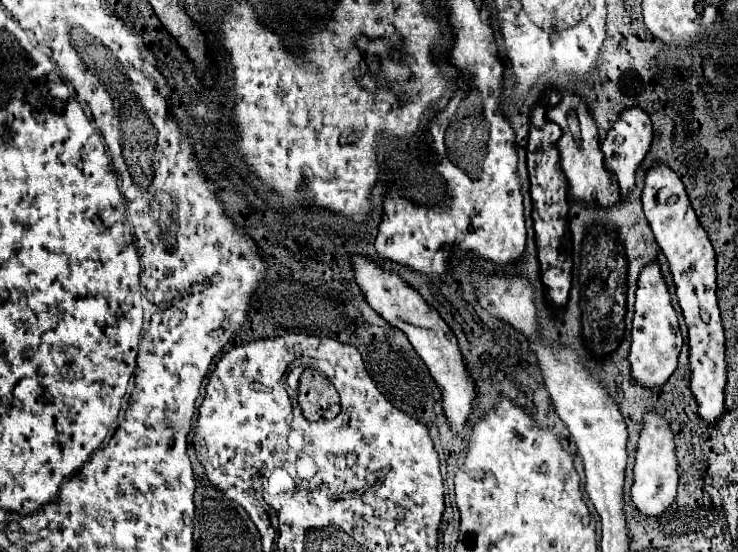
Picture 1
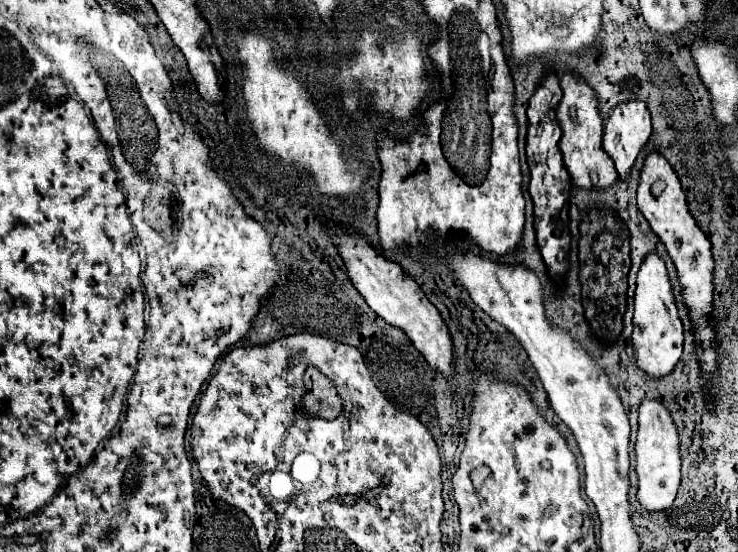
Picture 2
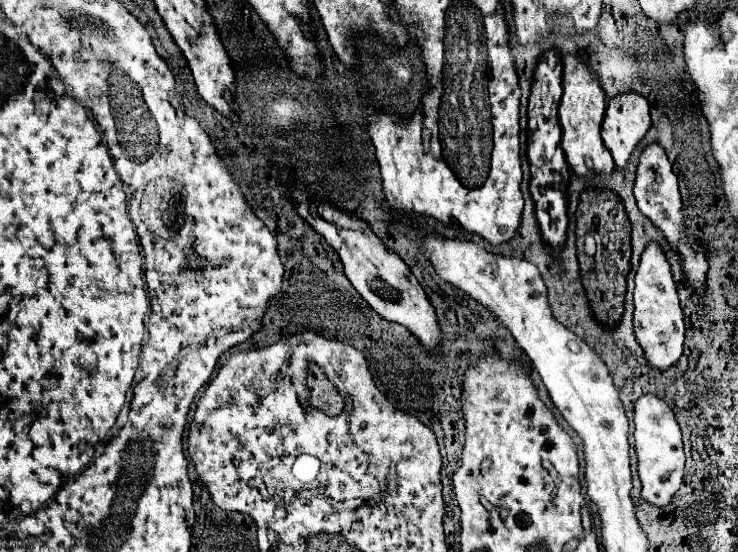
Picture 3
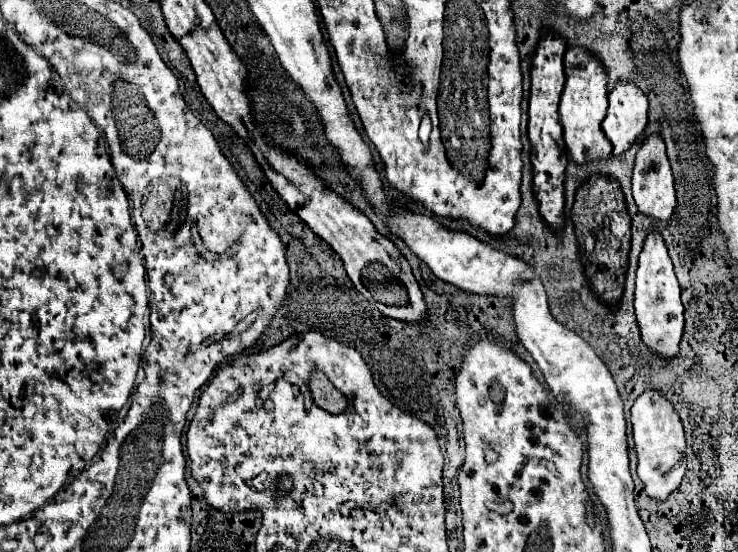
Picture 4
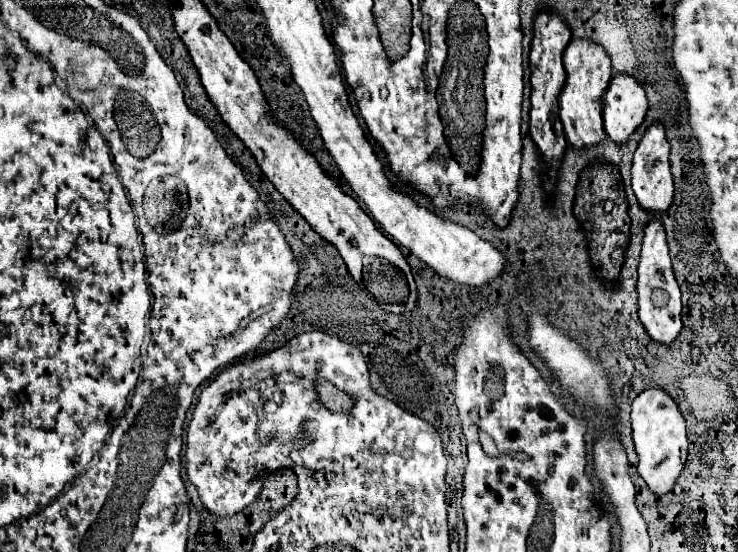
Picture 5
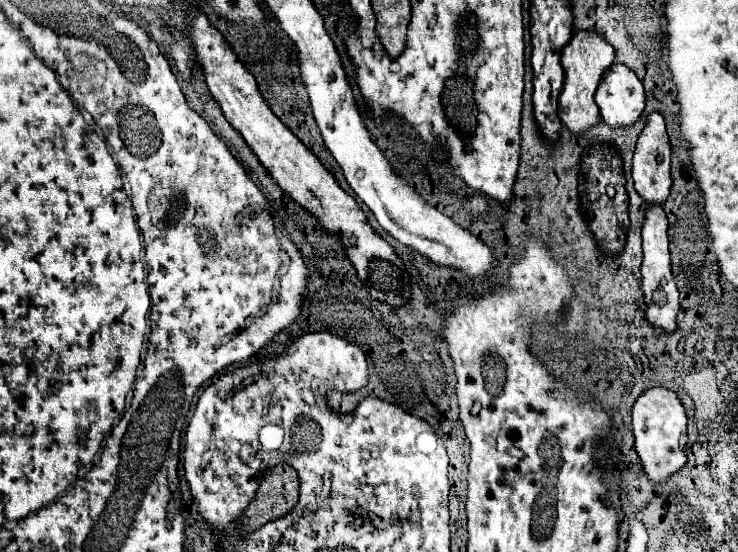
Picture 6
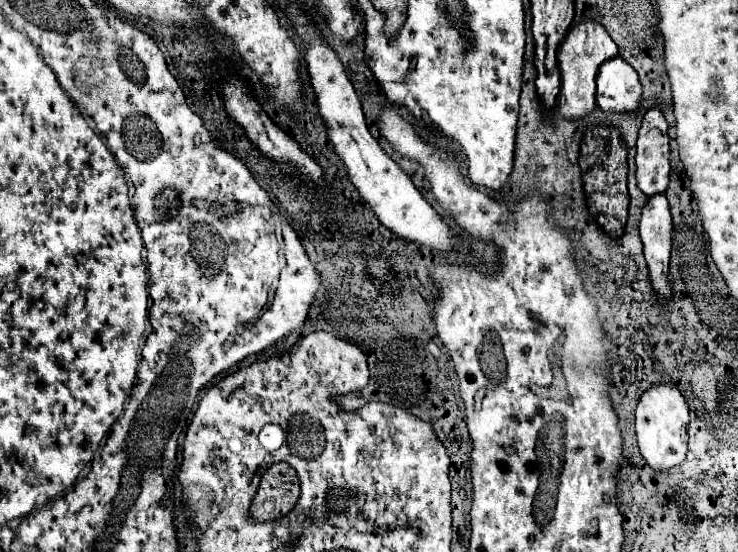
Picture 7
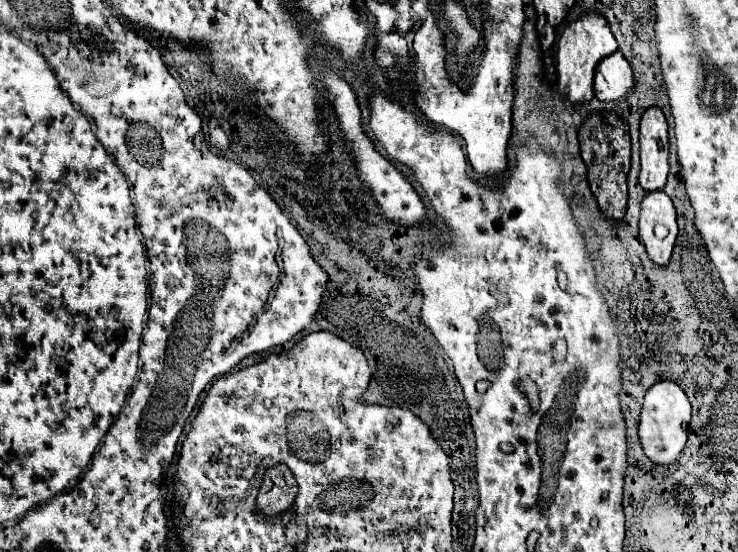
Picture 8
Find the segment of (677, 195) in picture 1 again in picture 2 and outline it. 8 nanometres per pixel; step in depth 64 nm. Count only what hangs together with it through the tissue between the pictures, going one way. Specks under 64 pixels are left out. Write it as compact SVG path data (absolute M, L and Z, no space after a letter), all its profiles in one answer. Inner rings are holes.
M650 152L644 160L644 166L642 166L642 172L640 172L640 184L638 184L638 190L636 190L636 198L638 198L640 212L650 222L652 230L660 236L660 240L664 242L670 258L676 264L678 278L680 278L680 284L682 284L682 296L684 296L686 306L690 308L690 318L694 322L696 344L700 346L698 348L698 360L700 360L702 372L706 376L712 376L718 368L718 364L716 364L718 354L716 354L716 334L712 332L714 328L712 328L712 320L710 320L712 292L714 292L714 284L712 284L714 260L712 260L710 240L704 236L704 232L696 226L694 218L690 216L680 180L674 174L674 170L670 168L668 160L664 160L658 152Z

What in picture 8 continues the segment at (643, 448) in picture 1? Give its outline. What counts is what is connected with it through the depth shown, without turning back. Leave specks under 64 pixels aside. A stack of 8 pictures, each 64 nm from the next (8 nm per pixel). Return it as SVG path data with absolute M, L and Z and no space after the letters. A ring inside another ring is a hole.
M672 380L656 382L644 396L644 406L640 414L640 442L644 454L656 464L672 464L678 460L680 452L684 450L688 438L688 424L690 424L690 400L684 390Z

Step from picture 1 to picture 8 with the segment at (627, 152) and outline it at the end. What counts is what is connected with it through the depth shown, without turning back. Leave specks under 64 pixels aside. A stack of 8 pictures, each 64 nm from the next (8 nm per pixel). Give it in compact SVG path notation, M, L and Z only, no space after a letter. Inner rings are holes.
M620 50L604 58L594 74L594 94L602 102L620 100L628 90L634 88L634 76L628 60Z

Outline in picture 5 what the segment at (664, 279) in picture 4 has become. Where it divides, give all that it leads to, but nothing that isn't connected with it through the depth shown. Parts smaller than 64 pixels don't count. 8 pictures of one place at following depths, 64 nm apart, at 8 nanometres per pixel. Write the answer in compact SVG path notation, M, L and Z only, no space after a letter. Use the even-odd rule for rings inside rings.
M652 218L644 228L644 242L642 242L642 254L640 254L640 266L638 266L638 316L646 328L646 332L652 336L652 340L660 344L672 344L676 336L682 330L682 304L680 304L680 288L672 272L672 264L668 260L668 244L666 244L666 232L662 226L662 220Z

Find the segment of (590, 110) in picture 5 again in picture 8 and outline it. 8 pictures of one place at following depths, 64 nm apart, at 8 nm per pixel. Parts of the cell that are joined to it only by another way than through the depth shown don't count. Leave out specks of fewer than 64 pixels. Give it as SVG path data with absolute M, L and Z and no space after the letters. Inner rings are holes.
M586 12L578 20L568 22L558 38L558 52L556 52L556 72L558 72L558 90L566 96L572 104L588 102L594 96L594 70L598 62L612 52L618 50L616 38L610 32L608 20L600 12Z

